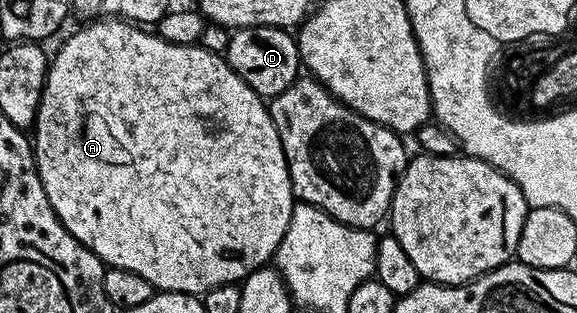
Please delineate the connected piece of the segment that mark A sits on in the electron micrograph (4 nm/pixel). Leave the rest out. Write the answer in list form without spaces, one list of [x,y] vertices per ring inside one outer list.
[[[119,17],[88,21],[85,22],[83,26],[84,28],[82,28],[81,31],[74,32],[73,35],[57,49],[56,55],[54,51],[54,54],[51,56],[48,65],[48,76],[42,89],[42,101],[38,105],[38,113],[36,114],[34,124],[34,132],[36,131],[36,135],[34,134],[34,150],[36,152],[38,177],[42,181],[42,189],[46,189],[46,197],[50,197],[50,205],[54,209],[54,213],[60,218],[62,225],[66,225],[66,229],[79,243],[86,245],[96,254],[97,259],[102,260],[108,267],[130,269],[130,273],[138,273],[138,277],[146,277],[146,281],[150,281],[157,292],[177,291],[183,295],[200,297],[203,296],[205,291],[208,291],[212,287],[226,285],[227,283],[239,284],[247,275],[265,266],[265,264],[275,256],[282,237],[286,237],[286,225],[290,225],[290,213],[292,212],[292,204],[294,202],[292,182],[290,181],[290,173],[288,172],[288,162],[282,149],[282,141],[278,137],[278,129],[274,125],[272,115],[268,111],[265,100],[261,99],[258,93],[254,93],[250,89],[250,85],[246,85],[242,81],[242,77],[238,77],[234,73],[234,69],[229,65],[224,55],[215,55],[199,45],[168,43],[157,33],[147,35],[147,33],[144,32],[147,30],[145,30],[143,26],[131,21],[125,21]]]

